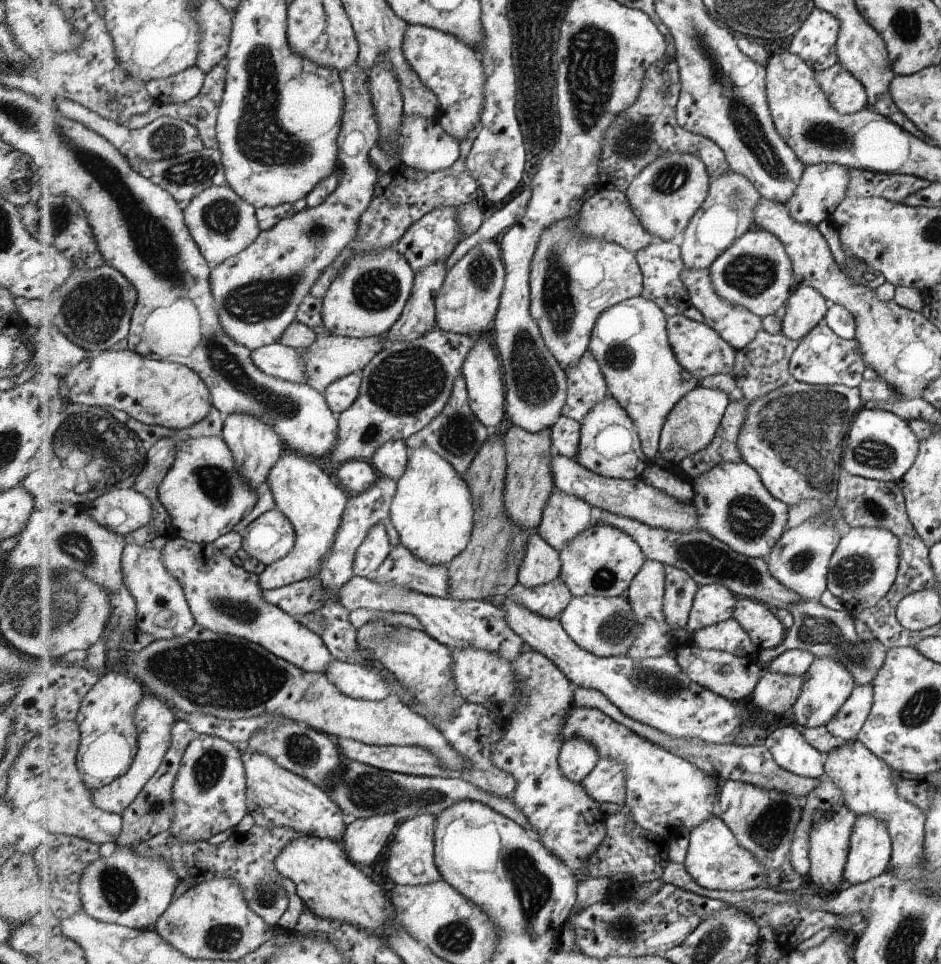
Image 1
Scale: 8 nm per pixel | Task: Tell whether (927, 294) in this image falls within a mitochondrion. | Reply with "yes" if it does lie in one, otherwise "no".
no

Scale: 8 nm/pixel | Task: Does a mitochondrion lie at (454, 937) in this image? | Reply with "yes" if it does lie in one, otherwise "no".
yes

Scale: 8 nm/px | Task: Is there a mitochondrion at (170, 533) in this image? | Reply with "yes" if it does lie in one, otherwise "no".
no

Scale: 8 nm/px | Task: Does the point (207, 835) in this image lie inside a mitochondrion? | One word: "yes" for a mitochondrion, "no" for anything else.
no

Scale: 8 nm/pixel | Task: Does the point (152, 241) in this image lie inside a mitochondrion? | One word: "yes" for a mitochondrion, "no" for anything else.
yes

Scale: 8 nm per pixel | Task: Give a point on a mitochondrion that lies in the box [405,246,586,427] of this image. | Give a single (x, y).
(535, 382)

